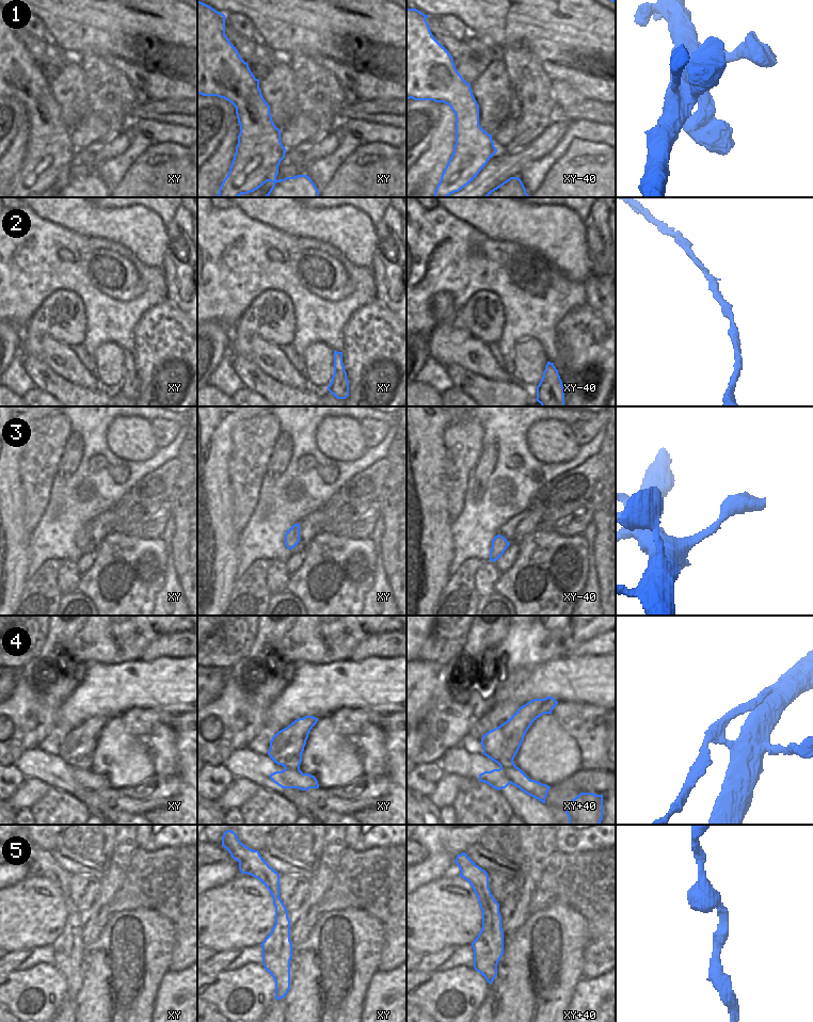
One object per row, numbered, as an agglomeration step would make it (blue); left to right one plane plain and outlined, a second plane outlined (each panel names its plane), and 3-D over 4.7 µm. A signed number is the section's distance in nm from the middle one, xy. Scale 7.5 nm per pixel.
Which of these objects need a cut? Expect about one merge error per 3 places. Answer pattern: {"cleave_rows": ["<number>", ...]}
{"cleave_rows": ["4"]}

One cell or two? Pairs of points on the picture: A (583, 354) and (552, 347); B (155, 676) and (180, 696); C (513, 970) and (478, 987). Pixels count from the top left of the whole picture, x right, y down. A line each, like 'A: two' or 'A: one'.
A: two
B: one
C: two

